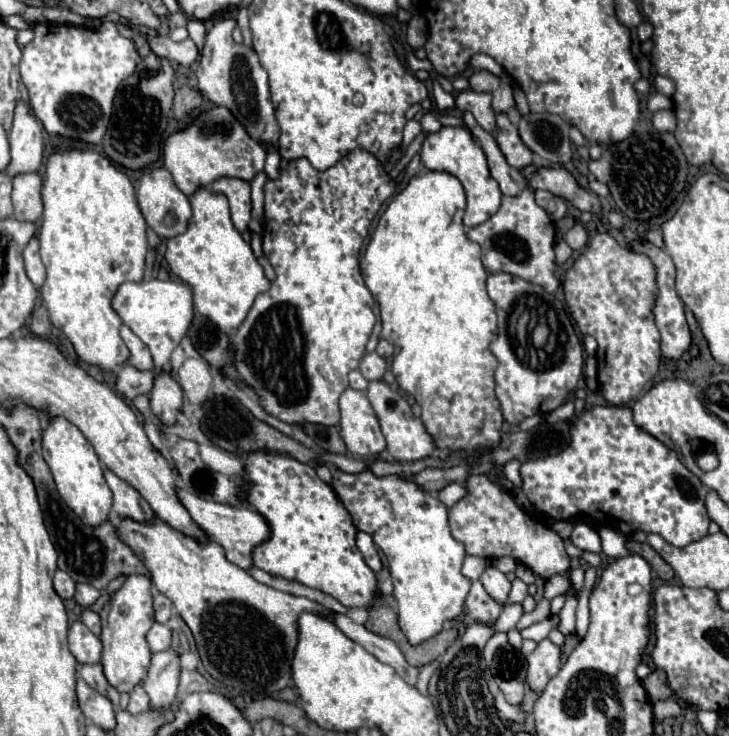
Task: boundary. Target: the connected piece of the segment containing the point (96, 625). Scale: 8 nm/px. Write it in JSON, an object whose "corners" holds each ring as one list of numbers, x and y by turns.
{"corners":[[86,610,86,612,82,614,82,622,84,622,96,636,100,636,100,616,98,616,96,612]]}

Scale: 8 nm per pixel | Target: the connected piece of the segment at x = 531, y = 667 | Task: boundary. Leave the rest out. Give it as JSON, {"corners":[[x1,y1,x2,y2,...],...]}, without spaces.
{"corners":[[550,638,538,642,536,650,528,656,528,686,542,692,552,676,558,674,562,662,560,646,552,644]]}

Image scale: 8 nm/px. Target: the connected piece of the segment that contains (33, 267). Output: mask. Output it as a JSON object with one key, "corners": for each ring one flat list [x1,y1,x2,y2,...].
{"corners":[[32,238,24,250,24,262,26,262,26,274,28,278,34,282,34,286,42,286,44,278,46,278,46,268,40,260,38,254,38,238]]}

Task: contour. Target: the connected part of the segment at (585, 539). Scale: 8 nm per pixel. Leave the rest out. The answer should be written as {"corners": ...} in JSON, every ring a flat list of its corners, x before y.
{"corners":[[576,524,572,530,570,540,574,542,574,546,578,546,580,550,588,550,588,552,602,552,602,544,600,544,600,536,594,528,590,528,588,524]]}

